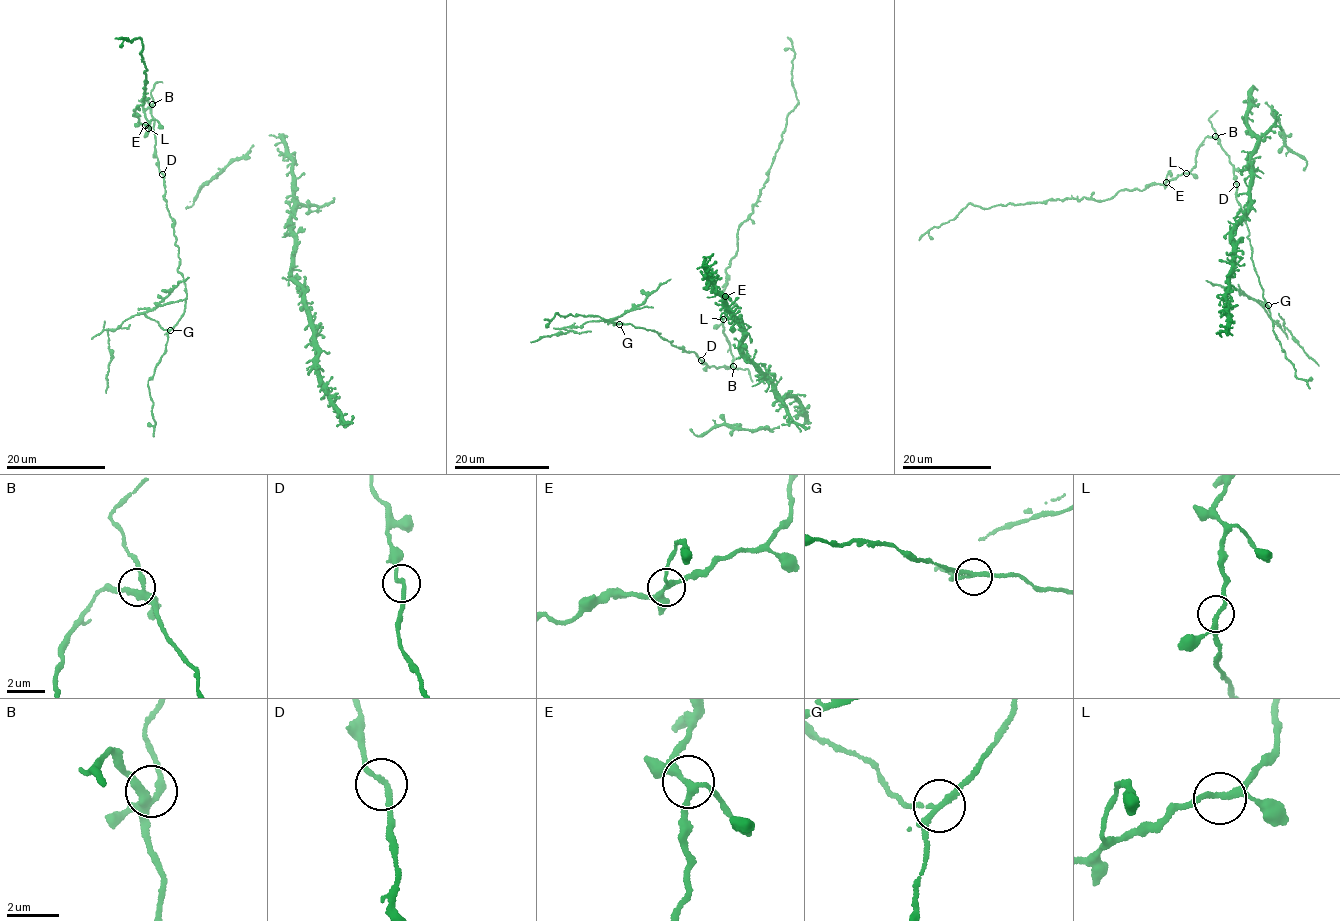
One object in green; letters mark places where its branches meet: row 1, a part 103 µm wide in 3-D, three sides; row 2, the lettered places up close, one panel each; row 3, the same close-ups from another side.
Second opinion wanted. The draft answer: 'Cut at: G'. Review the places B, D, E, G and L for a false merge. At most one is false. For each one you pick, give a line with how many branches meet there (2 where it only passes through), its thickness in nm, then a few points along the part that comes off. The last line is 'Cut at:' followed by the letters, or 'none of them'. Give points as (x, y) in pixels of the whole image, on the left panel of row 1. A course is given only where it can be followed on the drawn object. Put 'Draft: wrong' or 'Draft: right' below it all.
G: Branches: 4. Thickness 200 nm. Course of the part to remove: (170, 330), (141, 313), (123, 321), (117, 328), (107, 330), (111, 357), (106, 393)
Cut at: G
Draft: right

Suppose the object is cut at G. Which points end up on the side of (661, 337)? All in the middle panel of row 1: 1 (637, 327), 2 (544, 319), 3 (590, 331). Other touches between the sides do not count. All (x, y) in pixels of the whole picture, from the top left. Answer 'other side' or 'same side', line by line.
1: same side
2: same side
3: other side

